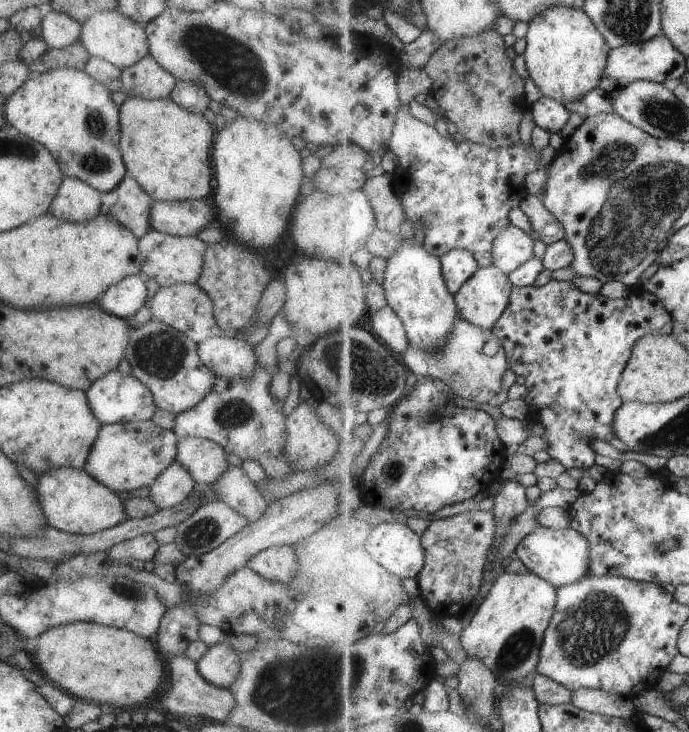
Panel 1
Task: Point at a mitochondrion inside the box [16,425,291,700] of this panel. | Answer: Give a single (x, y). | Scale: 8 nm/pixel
(204, 532)

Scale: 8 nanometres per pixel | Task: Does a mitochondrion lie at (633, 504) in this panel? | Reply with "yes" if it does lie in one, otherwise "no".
no

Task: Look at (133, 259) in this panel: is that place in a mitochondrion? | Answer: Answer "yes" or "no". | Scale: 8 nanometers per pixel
no

